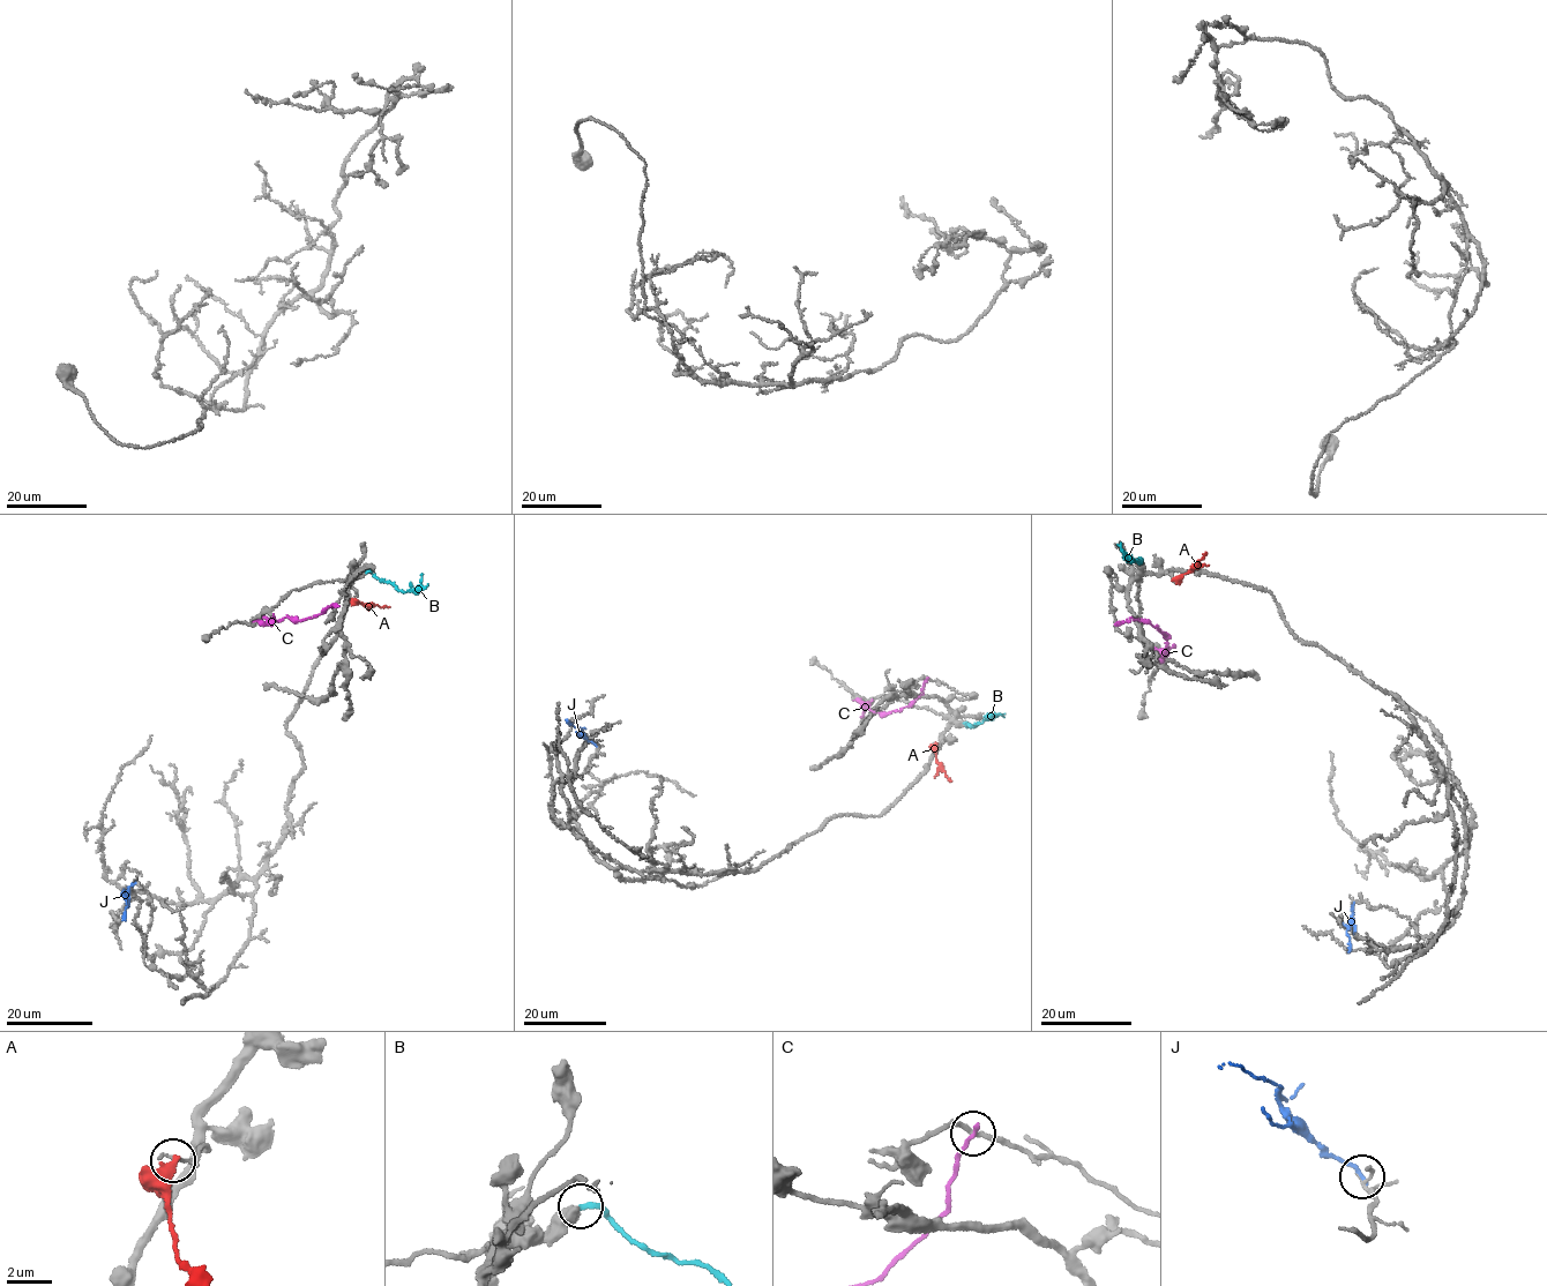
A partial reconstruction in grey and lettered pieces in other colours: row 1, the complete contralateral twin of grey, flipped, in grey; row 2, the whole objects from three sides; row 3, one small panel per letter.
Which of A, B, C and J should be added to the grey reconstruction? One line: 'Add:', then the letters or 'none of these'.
Add: none of these

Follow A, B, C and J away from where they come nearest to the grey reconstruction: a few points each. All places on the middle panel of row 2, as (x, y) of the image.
A: (936, 744), (936, 763), (950, 782)
B: (965, 723), (974, 725), (985, 718), (1003, 716)
C: (927, 678), (919, 696), (896, 711), (879, 713), (852, 701)
J: (595, 745), (580, 727), (567, 720)

